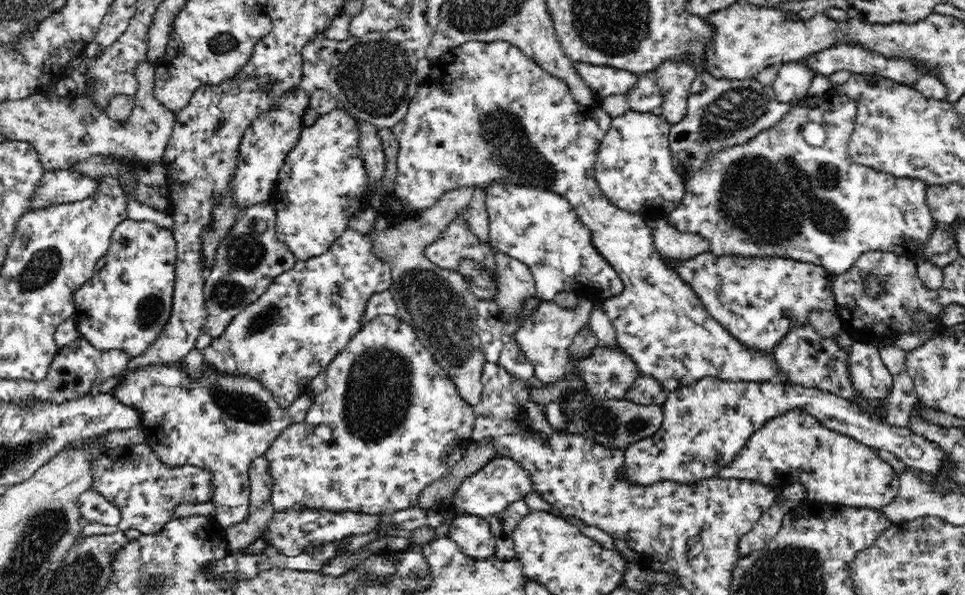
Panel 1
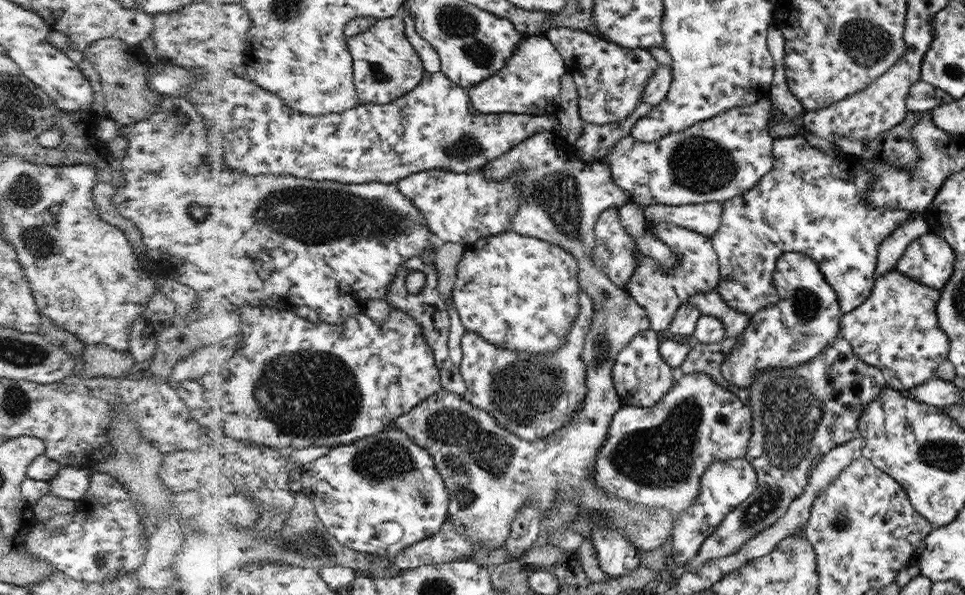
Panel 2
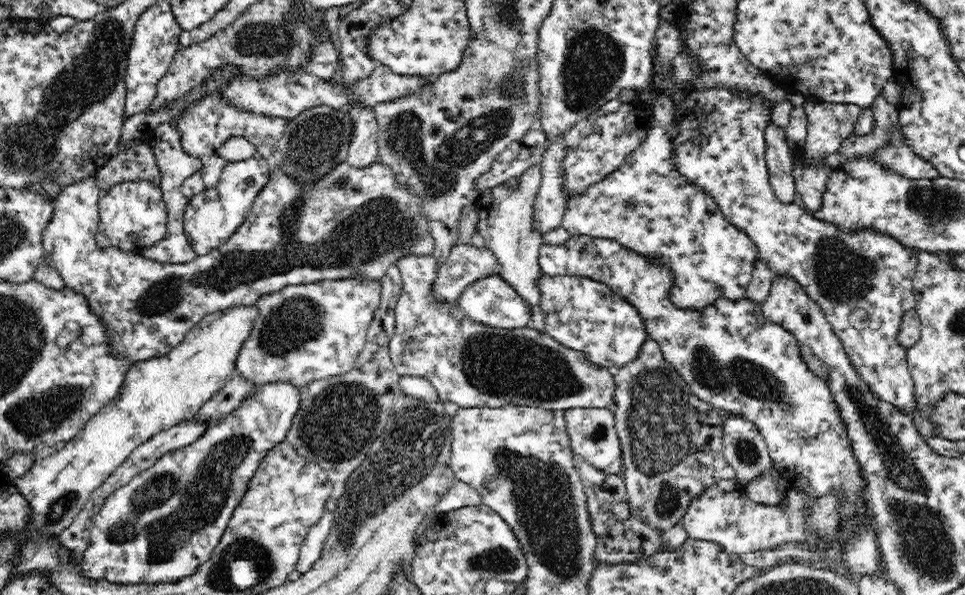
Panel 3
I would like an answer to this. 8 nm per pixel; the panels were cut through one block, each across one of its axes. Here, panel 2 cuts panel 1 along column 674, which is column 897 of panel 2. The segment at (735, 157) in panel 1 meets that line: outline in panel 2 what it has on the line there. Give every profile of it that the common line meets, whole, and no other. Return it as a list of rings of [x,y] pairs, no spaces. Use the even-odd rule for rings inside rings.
[[[801,134],[775,138],[771,154],[774,157],[772,169],[754,188],[746,190],[742,196],[721,202],[719,228],[709,236],[717,252],[718,273],[721,275],[714,289],[729,308],[743,314],[755,314],[778,301],[772,281],[778,258],[787,252],[799,252],[807,255],[818,266],[819,272],[837,295],[843,312],[857,308],[870,296],[874,286],[878,245],[898,226],[913,220],[917,214],[905,209],[872,207],[866,199],[866,190],[874,180],[861,160],[842,153],[836,157],[819,152]]]

